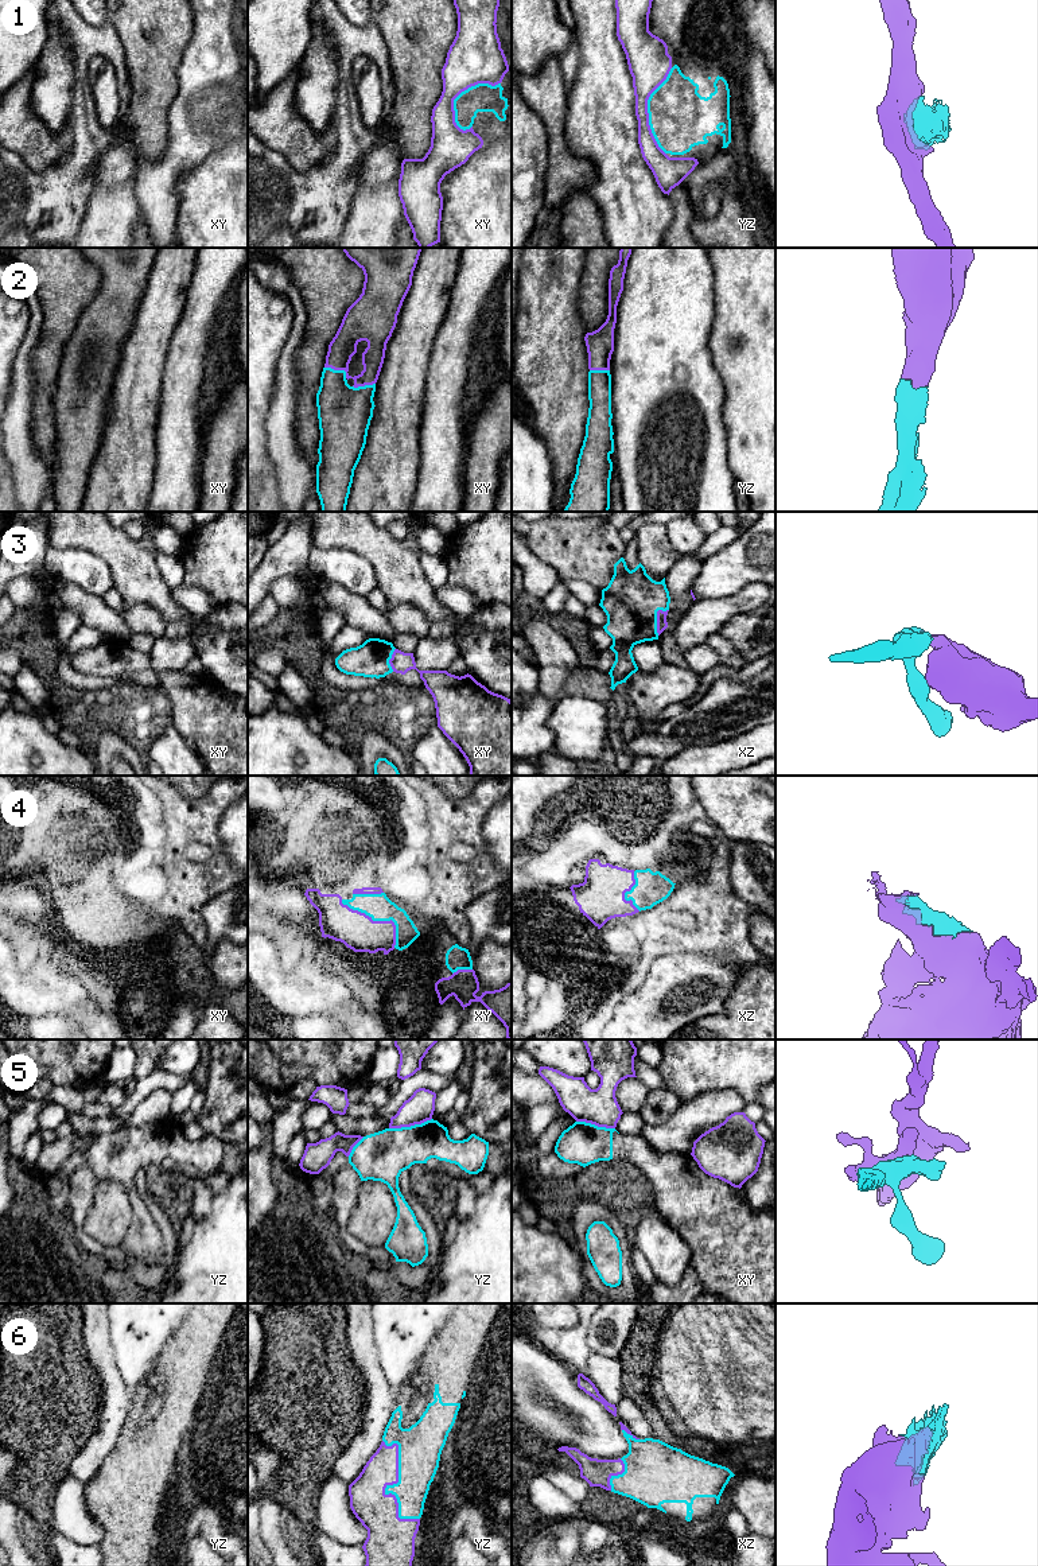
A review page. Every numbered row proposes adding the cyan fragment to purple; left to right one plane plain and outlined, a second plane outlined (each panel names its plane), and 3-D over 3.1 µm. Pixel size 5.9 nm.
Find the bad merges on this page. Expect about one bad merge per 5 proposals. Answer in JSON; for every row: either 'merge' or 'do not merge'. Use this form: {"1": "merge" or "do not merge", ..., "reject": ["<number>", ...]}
{"1": "merge", "2": "merge", "3": "merge", "4": "merge", "5": "do not merge", "6": "merge", "reject": ["5"]}

